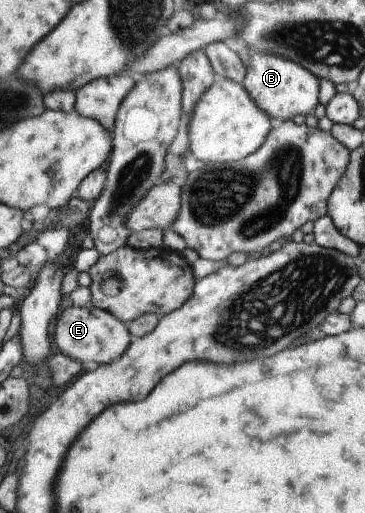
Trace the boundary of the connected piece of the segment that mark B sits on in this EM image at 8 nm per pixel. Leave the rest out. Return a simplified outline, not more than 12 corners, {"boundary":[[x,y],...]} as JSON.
{"boundary":[[247,49],[240,85],[276,123],[312,114],[318,78]]}

